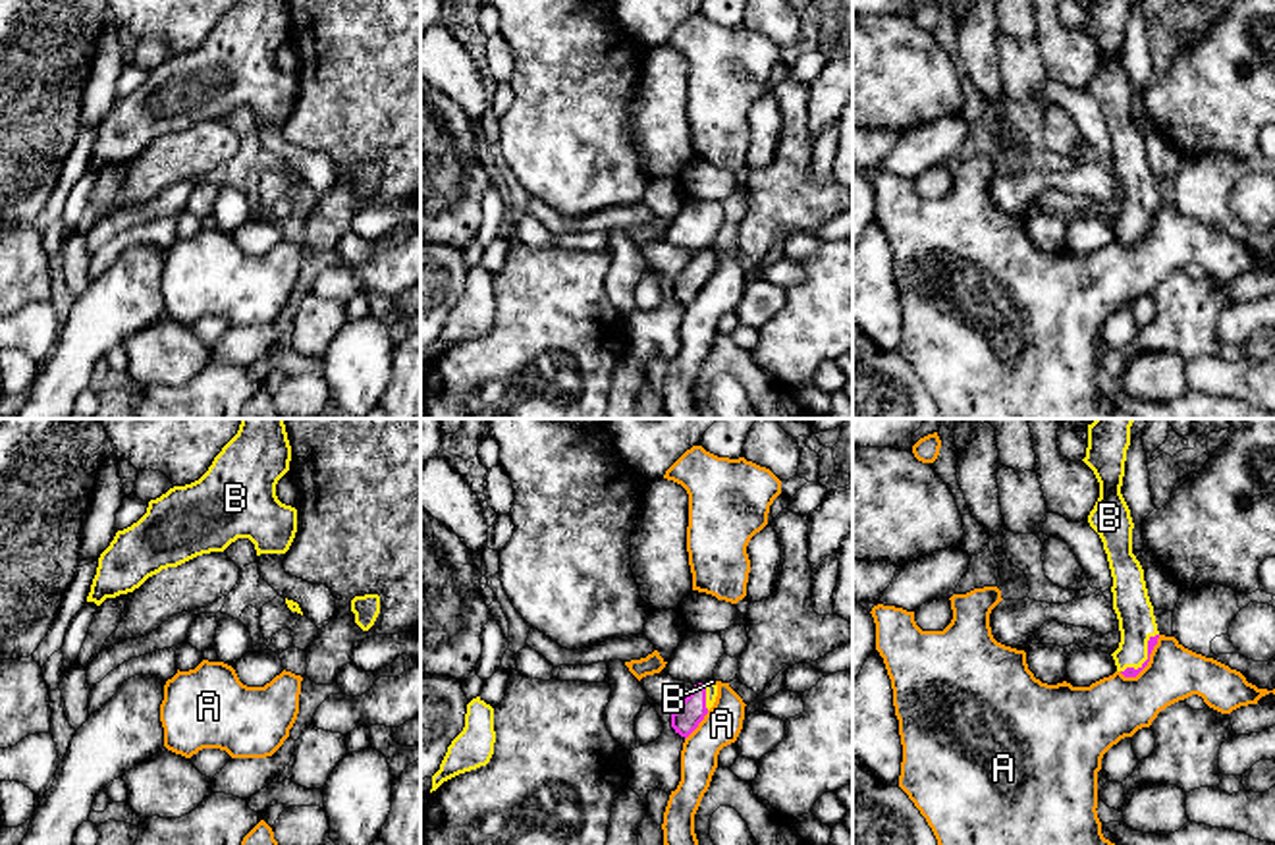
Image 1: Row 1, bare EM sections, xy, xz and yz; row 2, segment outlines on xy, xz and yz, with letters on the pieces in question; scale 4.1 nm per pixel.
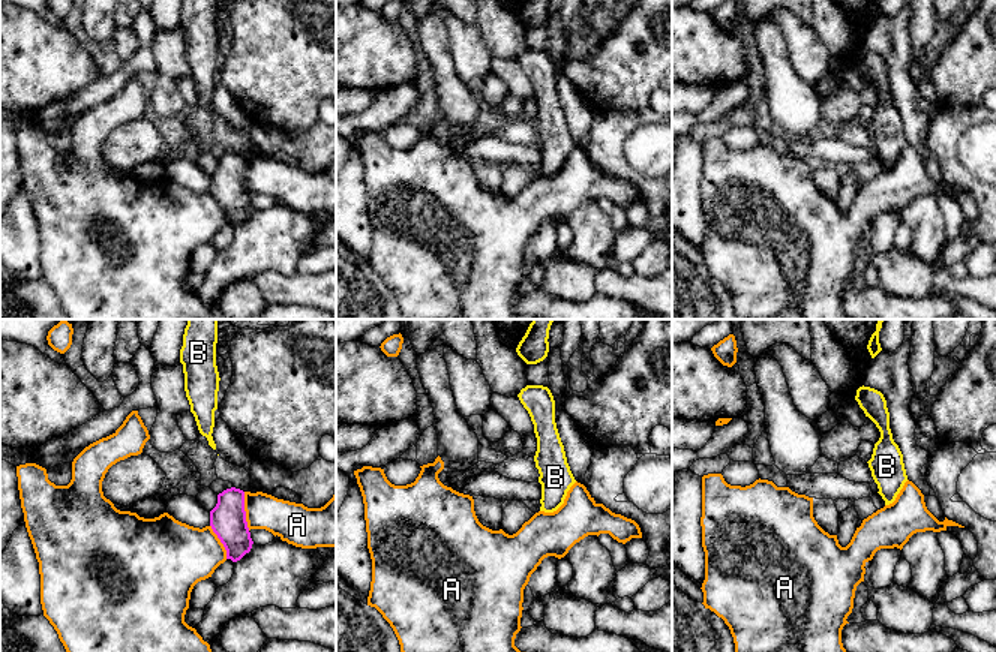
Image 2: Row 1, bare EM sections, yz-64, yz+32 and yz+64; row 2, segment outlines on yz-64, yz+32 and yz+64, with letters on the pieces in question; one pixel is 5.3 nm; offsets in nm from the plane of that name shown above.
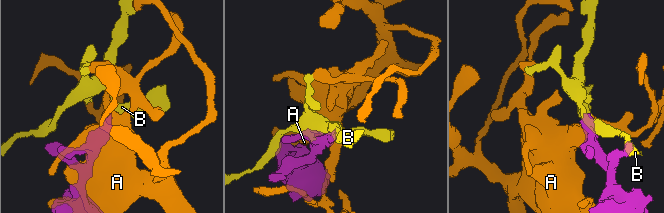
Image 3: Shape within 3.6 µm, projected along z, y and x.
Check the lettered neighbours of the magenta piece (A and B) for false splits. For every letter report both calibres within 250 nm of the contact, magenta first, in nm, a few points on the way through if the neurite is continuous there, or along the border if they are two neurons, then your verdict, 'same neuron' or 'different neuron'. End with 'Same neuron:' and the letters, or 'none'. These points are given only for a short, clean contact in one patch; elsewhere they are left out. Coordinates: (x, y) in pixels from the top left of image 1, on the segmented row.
A: 50 nm thick on the magenta side, 260 nm on the other; different neuron
B: 50 nm thick on the magenta side, 160 nm on the other; same neuron
Same neuron: B

